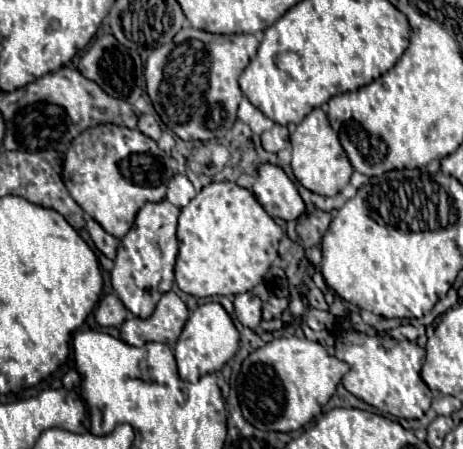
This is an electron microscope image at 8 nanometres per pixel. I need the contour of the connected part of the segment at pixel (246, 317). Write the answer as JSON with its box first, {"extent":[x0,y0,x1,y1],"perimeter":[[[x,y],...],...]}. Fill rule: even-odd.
{"extent":[233,292,261,330],"perimeter":[[[253,292],[237,294],[233,300],[235,306],[235,316],[243,326],[249,326],[255,330],[261,322],[261,300]]]}

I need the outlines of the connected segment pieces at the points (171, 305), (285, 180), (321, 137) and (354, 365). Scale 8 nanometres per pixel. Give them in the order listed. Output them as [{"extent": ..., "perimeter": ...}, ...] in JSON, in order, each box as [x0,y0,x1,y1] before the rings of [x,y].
[{"extent":[121,292,189,346],"perimeter":[[[167,292],[149,318],[141,320],[129,316],[123,322],[121,340],[131,346],[143,346],[145,342],[163,342],[173,346],[187,322],[187,316],[189,310],[185,302],[175,292]]]},{"extent":[251,164,305,220],"perimeter":[[[261,164],[251,192],[273,218],[297,220],[305,212],[305,204],[297,194],[295,184],[279,166]]]},{"extent":[291,108,353,196],"perimeter":[[[315,108],[305,116],[301,124],[297,124],[297,130],[291,134],[291,146],[293,146],[293,160],[291,168],[301,186],[315,194],[323,196],[335,196],[339,194],[351,180],[353,166],[349,164],[349,158],[345,156],[345,150],[341,148],[341,142],[337,140],[337,134],[329,126],[327,114],[321,108]]]},{"extent":[335,332,429,420],"perimeter":[[[335,332],[335,356],[349,364],[349,372],[343,376],[343,386],[367,402],[369,406],[391,414],[395,418],[415,420],[423,418],[423,402],[429,402],[429,390],[421,380],[421,366],[425,350],[413,342],[399,342],[385,336],[367,336],[353,332]]]}]

